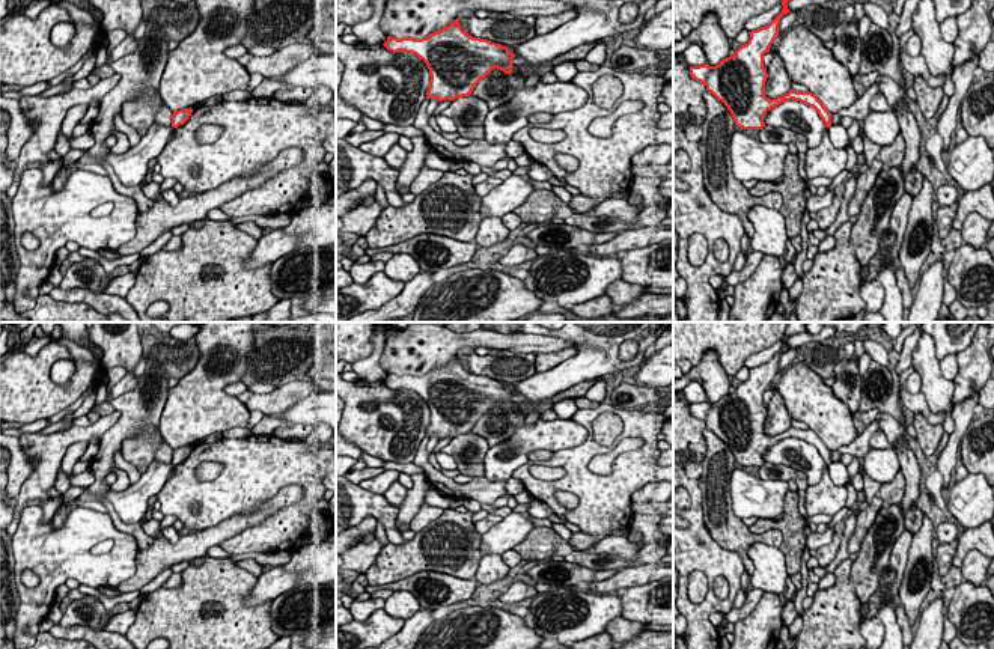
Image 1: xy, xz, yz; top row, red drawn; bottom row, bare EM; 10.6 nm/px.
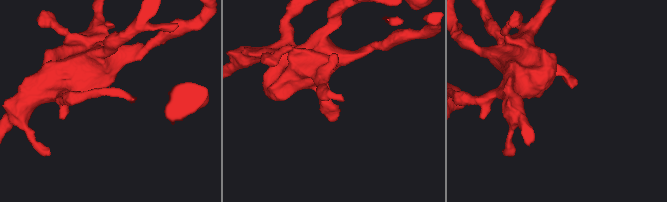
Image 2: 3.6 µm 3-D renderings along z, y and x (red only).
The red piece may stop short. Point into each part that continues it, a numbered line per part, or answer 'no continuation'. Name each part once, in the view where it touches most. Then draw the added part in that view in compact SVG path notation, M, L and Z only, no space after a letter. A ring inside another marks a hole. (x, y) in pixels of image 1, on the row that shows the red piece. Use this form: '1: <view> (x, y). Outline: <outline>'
no continuation

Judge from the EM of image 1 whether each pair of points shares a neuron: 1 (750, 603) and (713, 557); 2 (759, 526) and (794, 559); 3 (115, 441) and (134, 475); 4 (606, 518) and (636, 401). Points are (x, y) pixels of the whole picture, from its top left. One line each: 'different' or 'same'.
1: different
2: same
3: different
4: different

